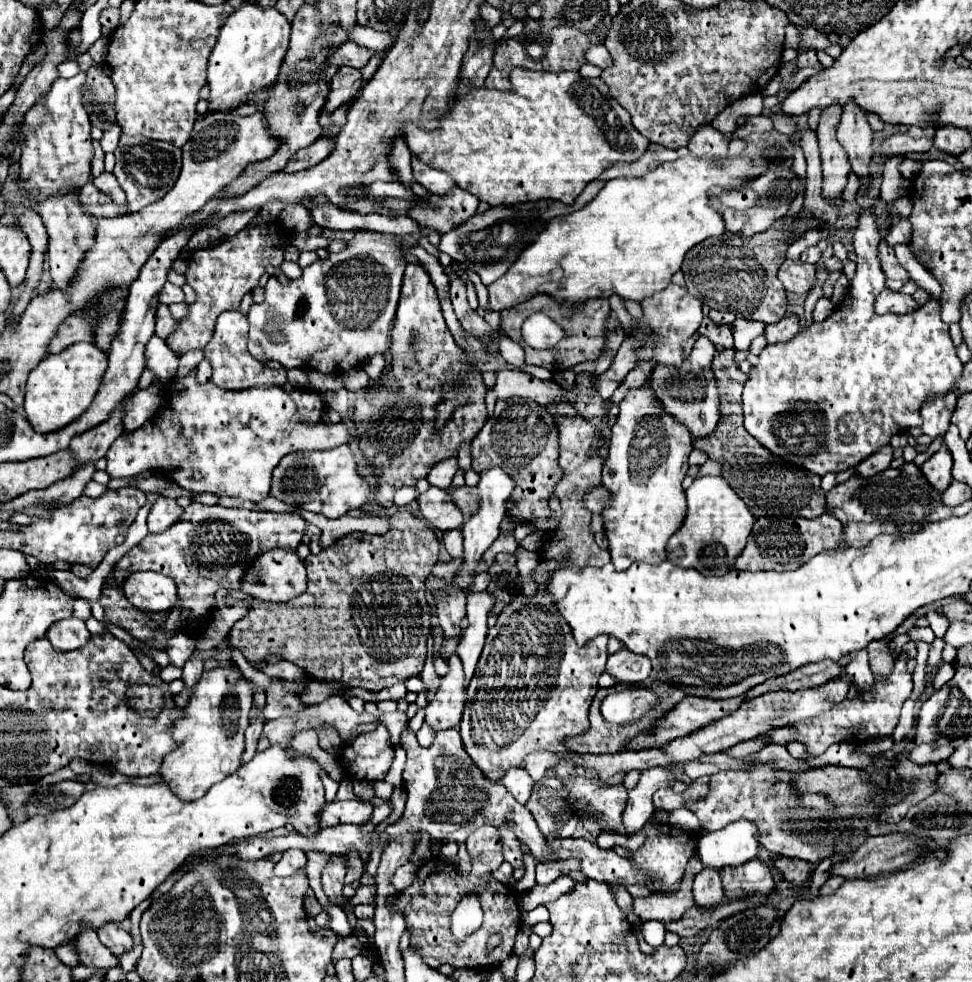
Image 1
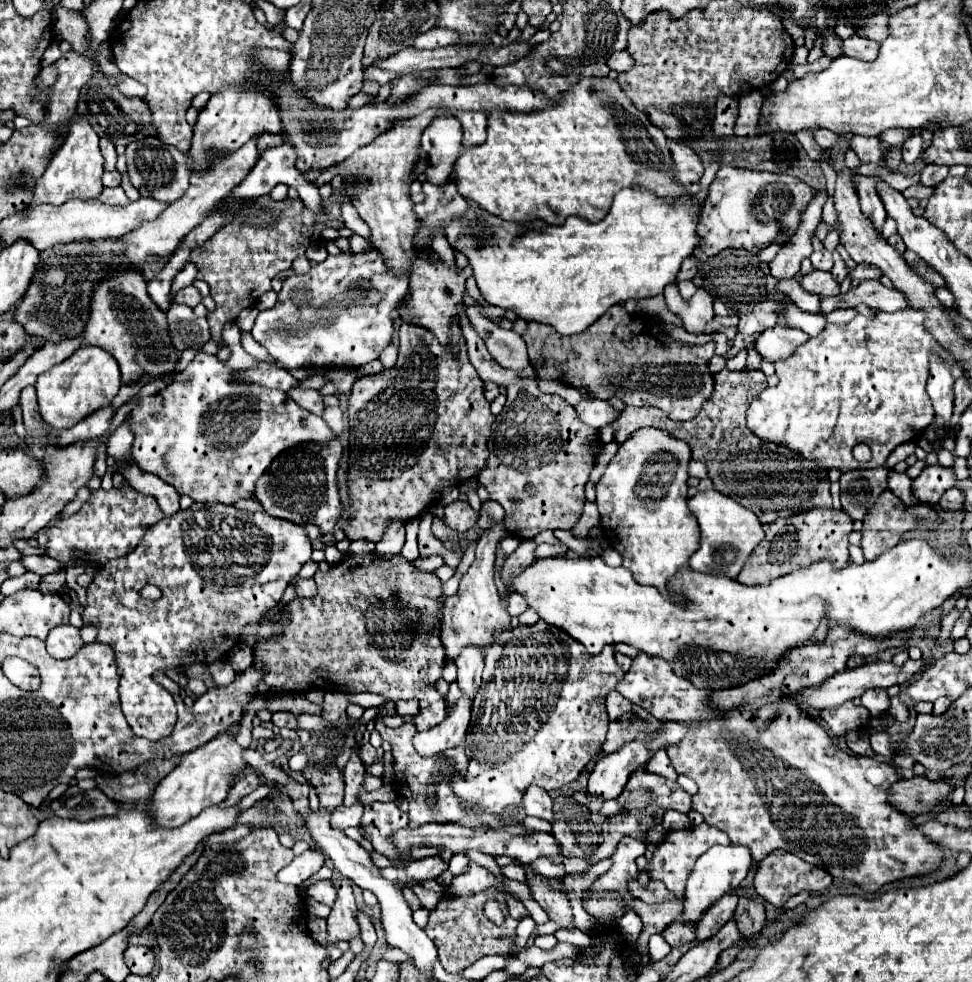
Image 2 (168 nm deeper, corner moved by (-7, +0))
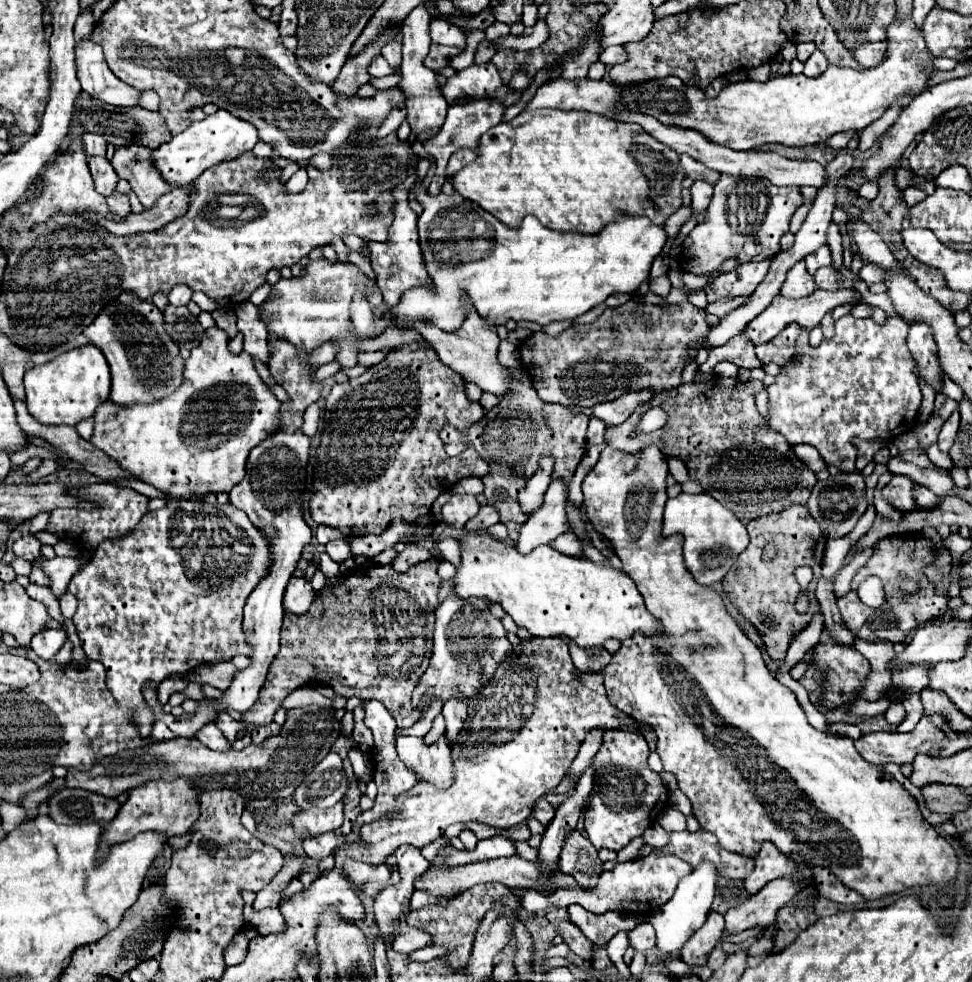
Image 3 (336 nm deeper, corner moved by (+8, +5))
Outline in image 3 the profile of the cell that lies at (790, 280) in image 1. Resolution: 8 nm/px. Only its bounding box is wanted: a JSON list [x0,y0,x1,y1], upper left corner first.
[813,267,855,289]

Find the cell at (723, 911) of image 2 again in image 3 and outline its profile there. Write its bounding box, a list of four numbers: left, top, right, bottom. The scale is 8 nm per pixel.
[681,911,725,965]

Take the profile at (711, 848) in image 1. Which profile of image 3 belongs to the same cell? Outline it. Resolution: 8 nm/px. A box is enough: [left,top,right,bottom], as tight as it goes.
[649,861,719,953]

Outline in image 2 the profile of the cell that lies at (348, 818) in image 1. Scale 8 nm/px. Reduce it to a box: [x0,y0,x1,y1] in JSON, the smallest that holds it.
[330,806,362,830]

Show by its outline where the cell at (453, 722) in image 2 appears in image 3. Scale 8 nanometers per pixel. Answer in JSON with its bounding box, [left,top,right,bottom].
[397,735,453,789]

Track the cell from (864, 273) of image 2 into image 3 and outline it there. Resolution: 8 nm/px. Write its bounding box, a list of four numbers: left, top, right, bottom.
[859,263,883,283]

